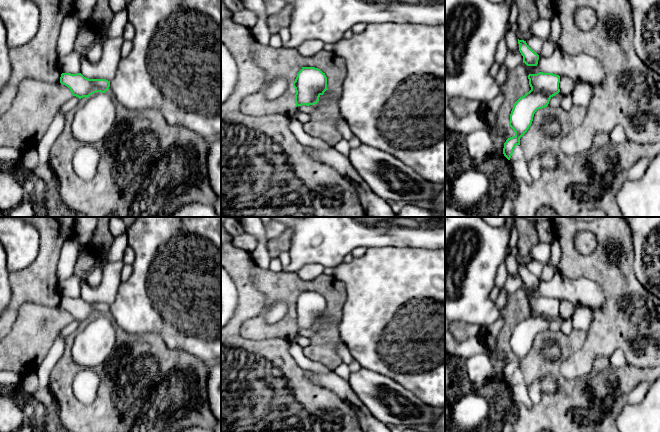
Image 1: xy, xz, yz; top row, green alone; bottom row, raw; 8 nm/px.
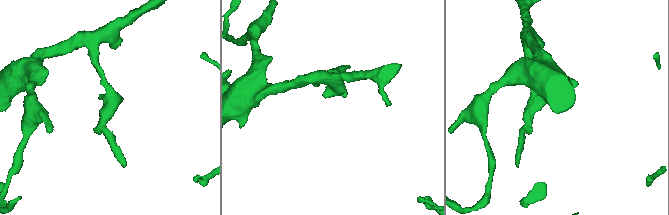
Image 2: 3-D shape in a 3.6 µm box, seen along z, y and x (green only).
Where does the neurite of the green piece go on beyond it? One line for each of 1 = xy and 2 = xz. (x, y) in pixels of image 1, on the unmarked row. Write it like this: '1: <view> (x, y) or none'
1: none
2: none

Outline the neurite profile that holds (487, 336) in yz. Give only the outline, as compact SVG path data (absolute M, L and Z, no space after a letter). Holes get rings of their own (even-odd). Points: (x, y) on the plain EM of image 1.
M500 315L499 318L489 326L480 327L480 330L476 336L480 344L490 351L492 349L496 349L496 340L503 325L504 320Z

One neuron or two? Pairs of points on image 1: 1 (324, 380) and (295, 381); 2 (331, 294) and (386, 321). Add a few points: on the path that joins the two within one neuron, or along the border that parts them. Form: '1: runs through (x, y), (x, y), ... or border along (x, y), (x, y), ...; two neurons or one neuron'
1: border along (304, 371), (309, 378), (333, 391); two neurons
2: border along (339, 279), (346, 301), (336, 323); two neurons

